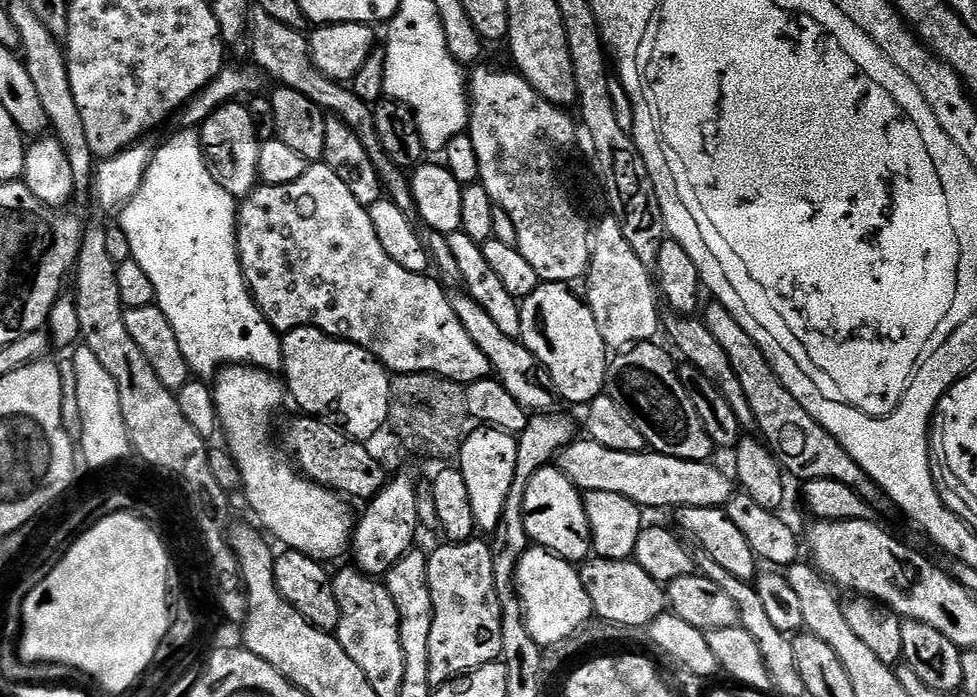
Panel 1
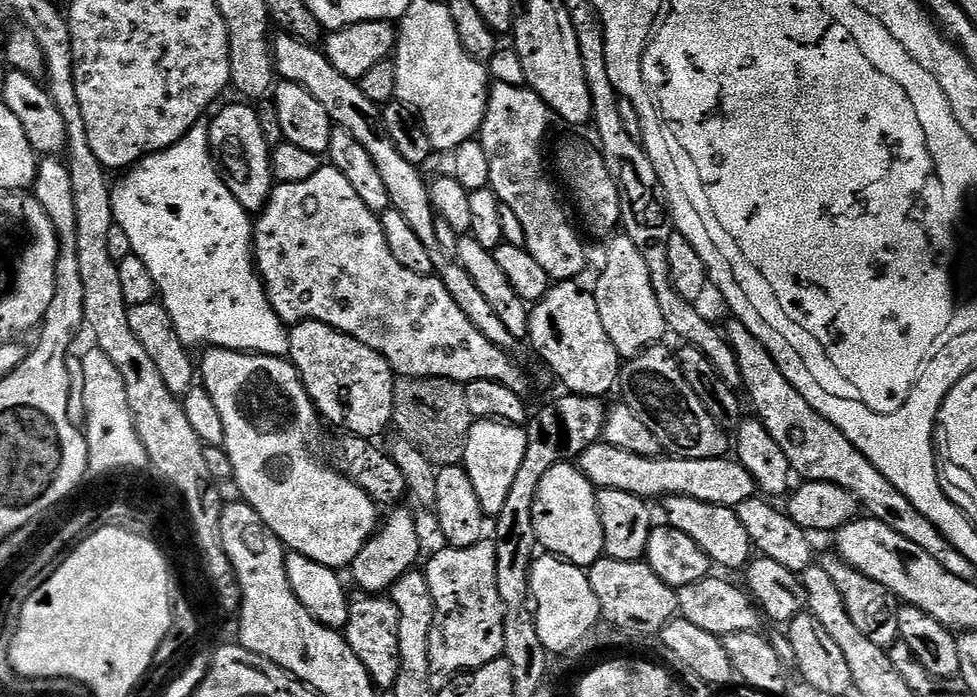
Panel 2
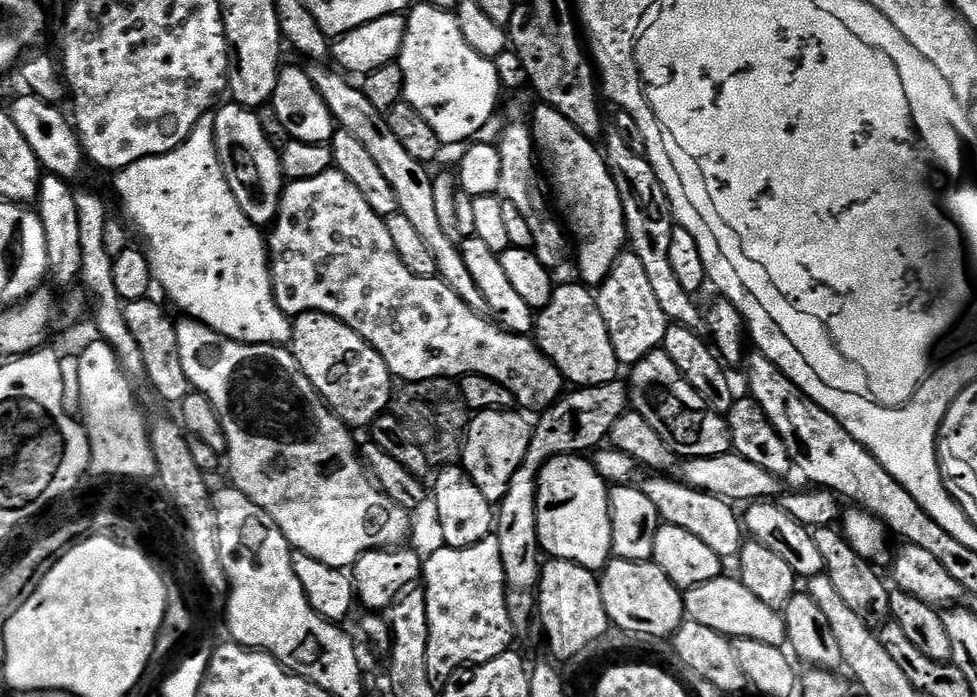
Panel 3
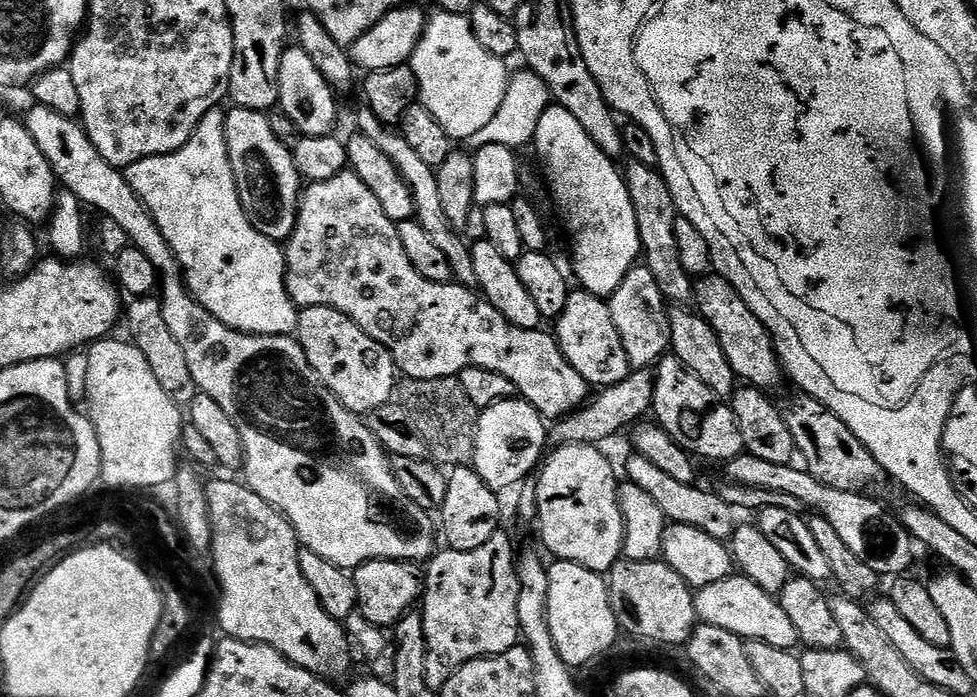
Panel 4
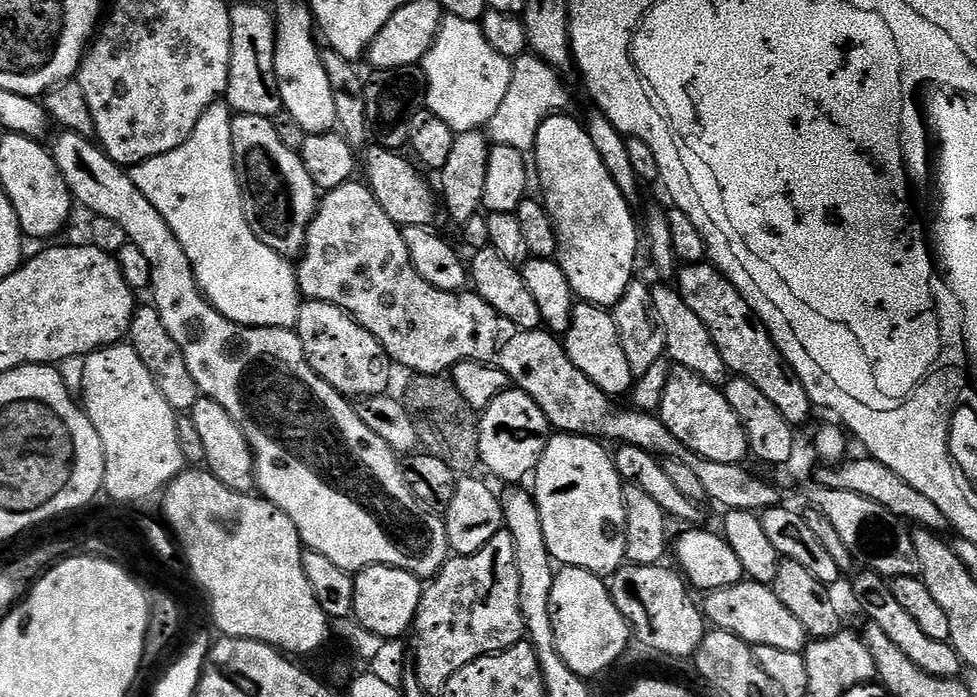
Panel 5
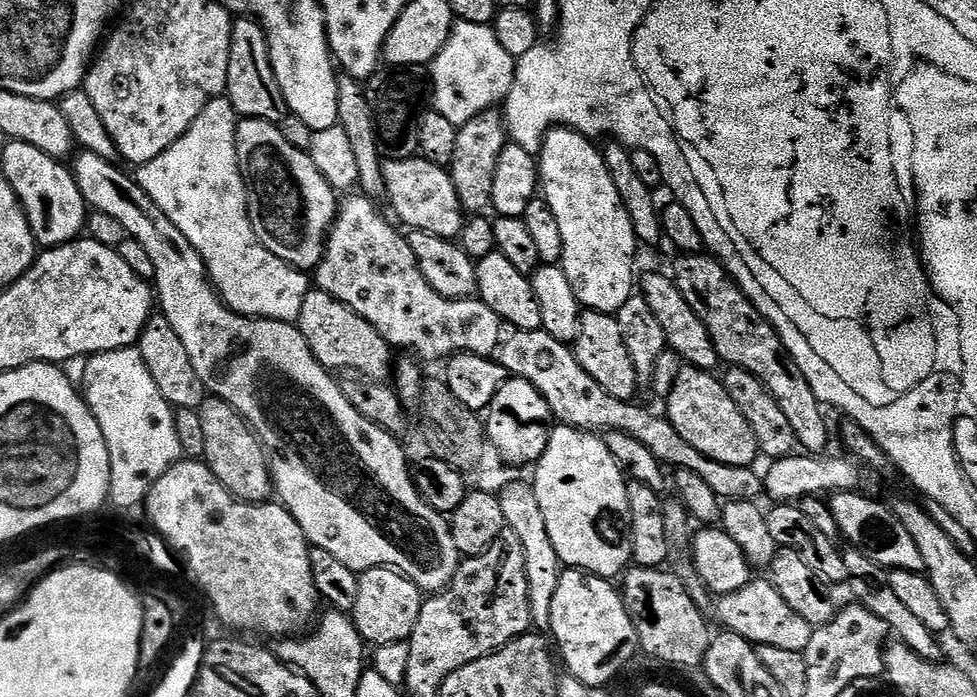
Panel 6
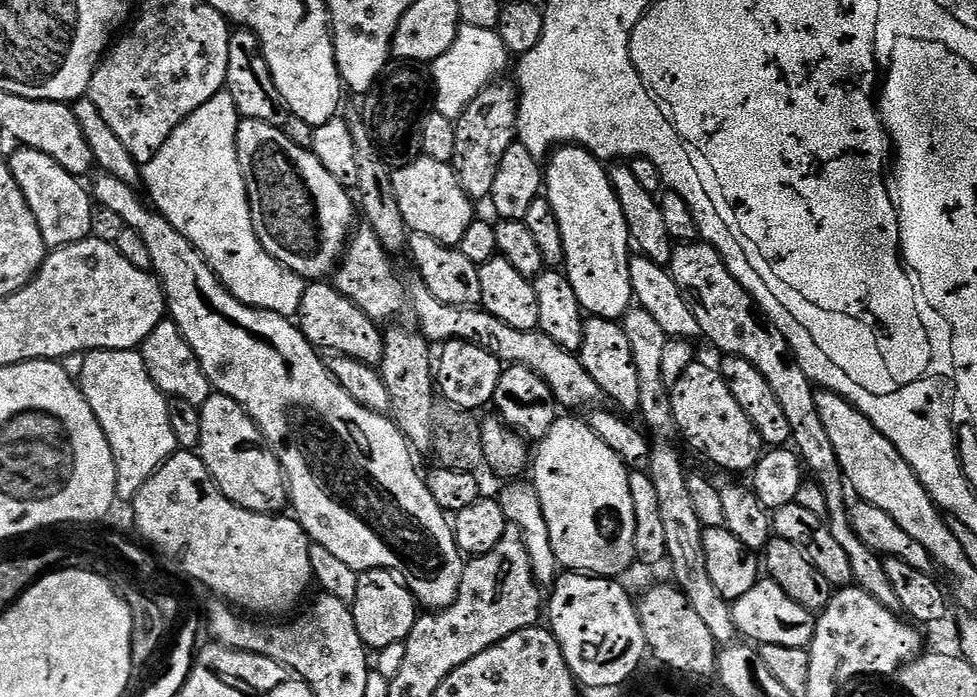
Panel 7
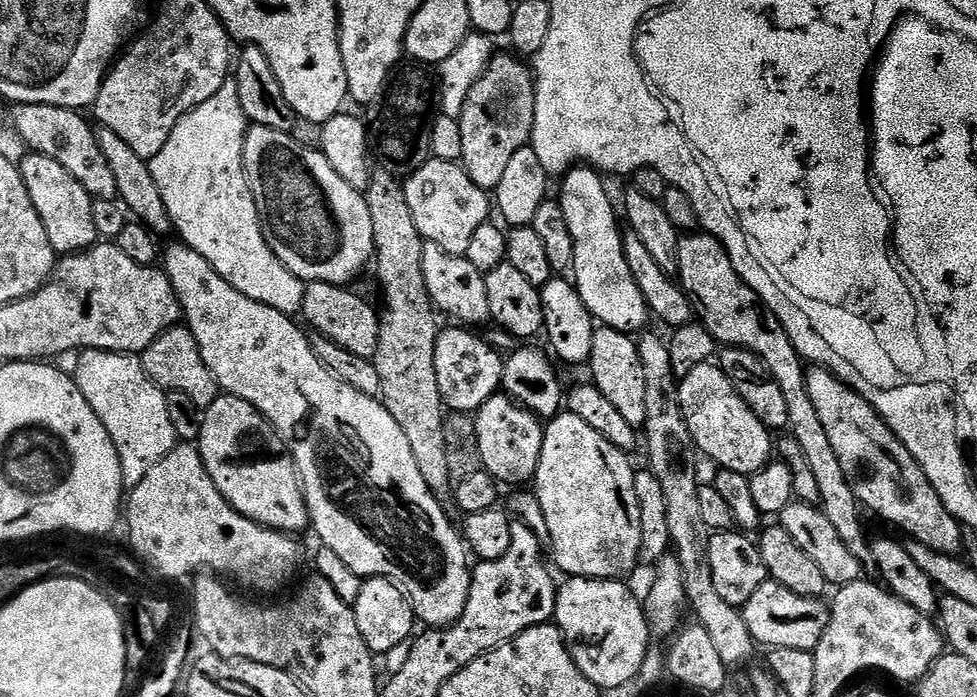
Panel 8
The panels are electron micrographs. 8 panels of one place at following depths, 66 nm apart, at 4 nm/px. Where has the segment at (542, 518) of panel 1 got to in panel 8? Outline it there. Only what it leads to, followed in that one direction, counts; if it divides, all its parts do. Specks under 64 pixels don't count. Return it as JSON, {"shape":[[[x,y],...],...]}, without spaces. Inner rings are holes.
{"shape":[[[564,410],[559,416],[553,416],[547,421],[544,429],[544,441],[542,442],[541,461],[538,462],[538,468],[534,479],[534,491],[538,502],[542,506],[542,514],[546,514],[546,526],[548,527],[547,539],[552,540],[552,548],[550,544],[550,552],[556,555],[555,567],[565,573],[565,577],[585,576],[587,580],[614,580],[624,578],[627,572],[632,572],[638,568],[640,558],[640,547],[642,546],[642,510],[638,502],[638,494],[634,494],[634,478],[637,469],[632,468],[629,457],[622,450],[618,450],[610,442],[606,442],[606,438],[602,438],[602,434],[598,434],[598,430],[586,426],[586,422],[582,422],[582,418],[578,418],[573,412]]]}

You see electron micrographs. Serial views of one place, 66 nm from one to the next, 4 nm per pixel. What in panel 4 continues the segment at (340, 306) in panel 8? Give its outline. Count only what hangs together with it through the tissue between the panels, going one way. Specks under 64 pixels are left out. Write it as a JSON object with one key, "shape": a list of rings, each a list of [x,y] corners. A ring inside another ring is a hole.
{"shape":[[[310,306],[300,312],[295,339],[299,340],[317,378],[357,416],[367,417],[370,410],[389,403],[398,388],[398,369],[394,358],[370,334],[366,334],[346,314],[330,306]]]}

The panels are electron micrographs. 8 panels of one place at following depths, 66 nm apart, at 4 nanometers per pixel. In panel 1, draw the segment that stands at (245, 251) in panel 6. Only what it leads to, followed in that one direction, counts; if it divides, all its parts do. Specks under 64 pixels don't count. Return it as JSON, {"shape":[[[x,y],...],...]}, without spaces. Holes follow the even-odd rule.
{"shape":[[[179,131],[174,133],[160,149],[157,147],[153,151],[152,161],[142,178],[142,186],[138,190],[138,194],[134,194],[134,198],[128,201],[123,208],[119,209],[118,216],[120,216],[120,220],[118,220],[118,226],[124,231],[126,239],[130,242],[132,259],[138,262],[138,266],[142,266],[142,270],[148,275],[150,282],[154,285],[155,305],[162,310],[162,314],[166,314],[166,318],[170,318],[170,326],[174,326],[174,334],[178,334],[178,342],[182,346],[182,354],[186,358],[189,369],[197,377],[212,378],[215,377],[219,369],[233,365],[247,365],[254,369],[263,370],[279,369],[284,362],[284,355],[280,349],[282,343],[281,333],[270,326],[268,319],[260,312],[260,307],[252,301],[252,291],[249,290],[248,283],[244,280],[244,275],[240,269],[240,255],[236,245],[237,197],[231,196],[214,178],[214,174],[210,174],[208,164],[204,161],[204,151],[200,145],[199,131]]]}

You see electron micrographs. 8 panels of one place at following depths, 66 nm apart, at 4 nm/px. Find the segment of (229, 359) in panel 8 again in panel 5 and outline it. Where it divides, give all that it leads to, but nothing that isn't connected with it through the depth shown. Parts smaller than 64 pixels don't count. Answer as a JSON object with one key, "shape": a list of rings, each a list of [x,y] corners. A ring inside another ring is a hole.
{"shape":[[[61,131],[59,135],[60,137],[53,144],[50,144],[50,151],[62,178],[66,178],[66,186],[72,191],[73,201],[79,207],[81,204],[84,208],[93,208],[91,211],[95,215],[111,218],[112,221],[118,222],[118,226],[122,226],[122,230],[126,230],[128,243],[138,246],[138,250],[142,250],[142,254],[146,254],[152,271],[151,303],[158,310],[158,314],[162,314],[162,323],[166,326],[166,331],[170,334],[170,338],[174,338],[174,342],[178,342],[178,350],[182,350],[182,358],[186,358],[186,366],[190,366],[190,374],[194,374],[194,382],[198,382],[201,393],[207,399],[218,402],[218,406],[222,406],[222,410],[226,410],[226,414],[230,414],[230,418],[234,418],[234,422],[242,430],[244,437],[248,439],[248,445],[252,447],[252,455],[256,457],[255,487],[258,489],[259,495],[274,506],[281,508],[290,518],[290,522],[294,522],[294,526],[300,535],[300,543],[304,545],[305,549],[318,554],[326,554],[326,558],[330,558],[330,562],[334,562],[334,566],[342,566],[342,570],[353,574],[375,564],[386,564],[389,568],[401,568],[407,572],[413,572],[421,578],[437,576],[444,569],[445,562],[450,559],[450,549],[443,519],[416,501],[410,486],[406,486],[406,478],[404,471],[400,469],[397,453],[393,452],[390,446],[386,446],[386,442],[382,442],[382,438],[378,438],[378,434],[374,434],[374,430],[370,430],[370,426],[366,426],[362,422],[362,418],[358,418],[349,397],[343,396],[338,390],[334,390],[334,386],[326,383],[312,369],[306,358],[306,350],[302,350],[302,342],[296,336],[295,331],[291,328],[243,328],[238,322],[230,322],[230,318],[222,315],[205,298],[204,293],[200,290],[200,285],[196,283],[196,275],[192,269],[190,258],[186,258],[184,248],[178,242],[178,238],[174,238],[174,230],[170,230],[166,218],[162,218],[162,214],[158,214],[158,210],[154,210],[150,198],[146,198],[146,194],[142,194],[142,190],[138,190],[138,186],[134,186],[131,175],[121,165],[112,161],[104,153],[99,143],[93,142],[89,137],[65,131]]]}

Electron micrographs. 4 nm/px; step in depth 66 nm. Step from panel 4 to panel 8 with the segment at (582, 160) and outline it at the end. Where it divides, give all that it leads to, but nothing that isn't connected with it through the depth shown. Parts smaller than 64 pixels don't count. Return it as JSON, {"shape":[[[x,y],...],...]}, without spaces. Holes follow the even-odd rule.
{"shape":[[[573,166],[559,181],[558,199],[562,214],[566,214],[566,226],[570,226],[570,238],[574,238],[571,271],[576,272],[576,289],[593,317],[601,325],[632,334],[635,328],[645,327],[643,324],[650,320],[650,313],[647,302],[642,298],[642,290],[638,290],[638,282],[634,282],[634,274],[630,274],[618,208],[612,205],[604,189],[604,180],[605,177],[591,166]]]}

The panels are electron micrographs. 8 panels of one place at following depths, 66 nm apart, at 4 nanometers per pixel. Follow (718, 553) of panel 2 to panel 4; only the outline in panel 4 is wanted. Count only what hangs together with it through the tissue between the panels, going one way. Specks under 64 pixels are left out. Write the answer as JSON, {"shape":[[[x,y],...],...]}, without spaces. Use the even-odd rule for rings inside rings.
{"shape":[[[629,455],[630,458],[624,464],[624,472],[627,483],[638,486],[654,498],[654,503],[662,509],[665,521],[673,524],[685,524],[694,526],[698,530],[706,530],[710,538],[718,538],[727,541],[738,523],[737,513],[730,505],[720,497],[719,491],[703,492],[696,484],[677,482],[670,478],[664,471],[658,470],[654,462],[650,462],[645,456]]]}

